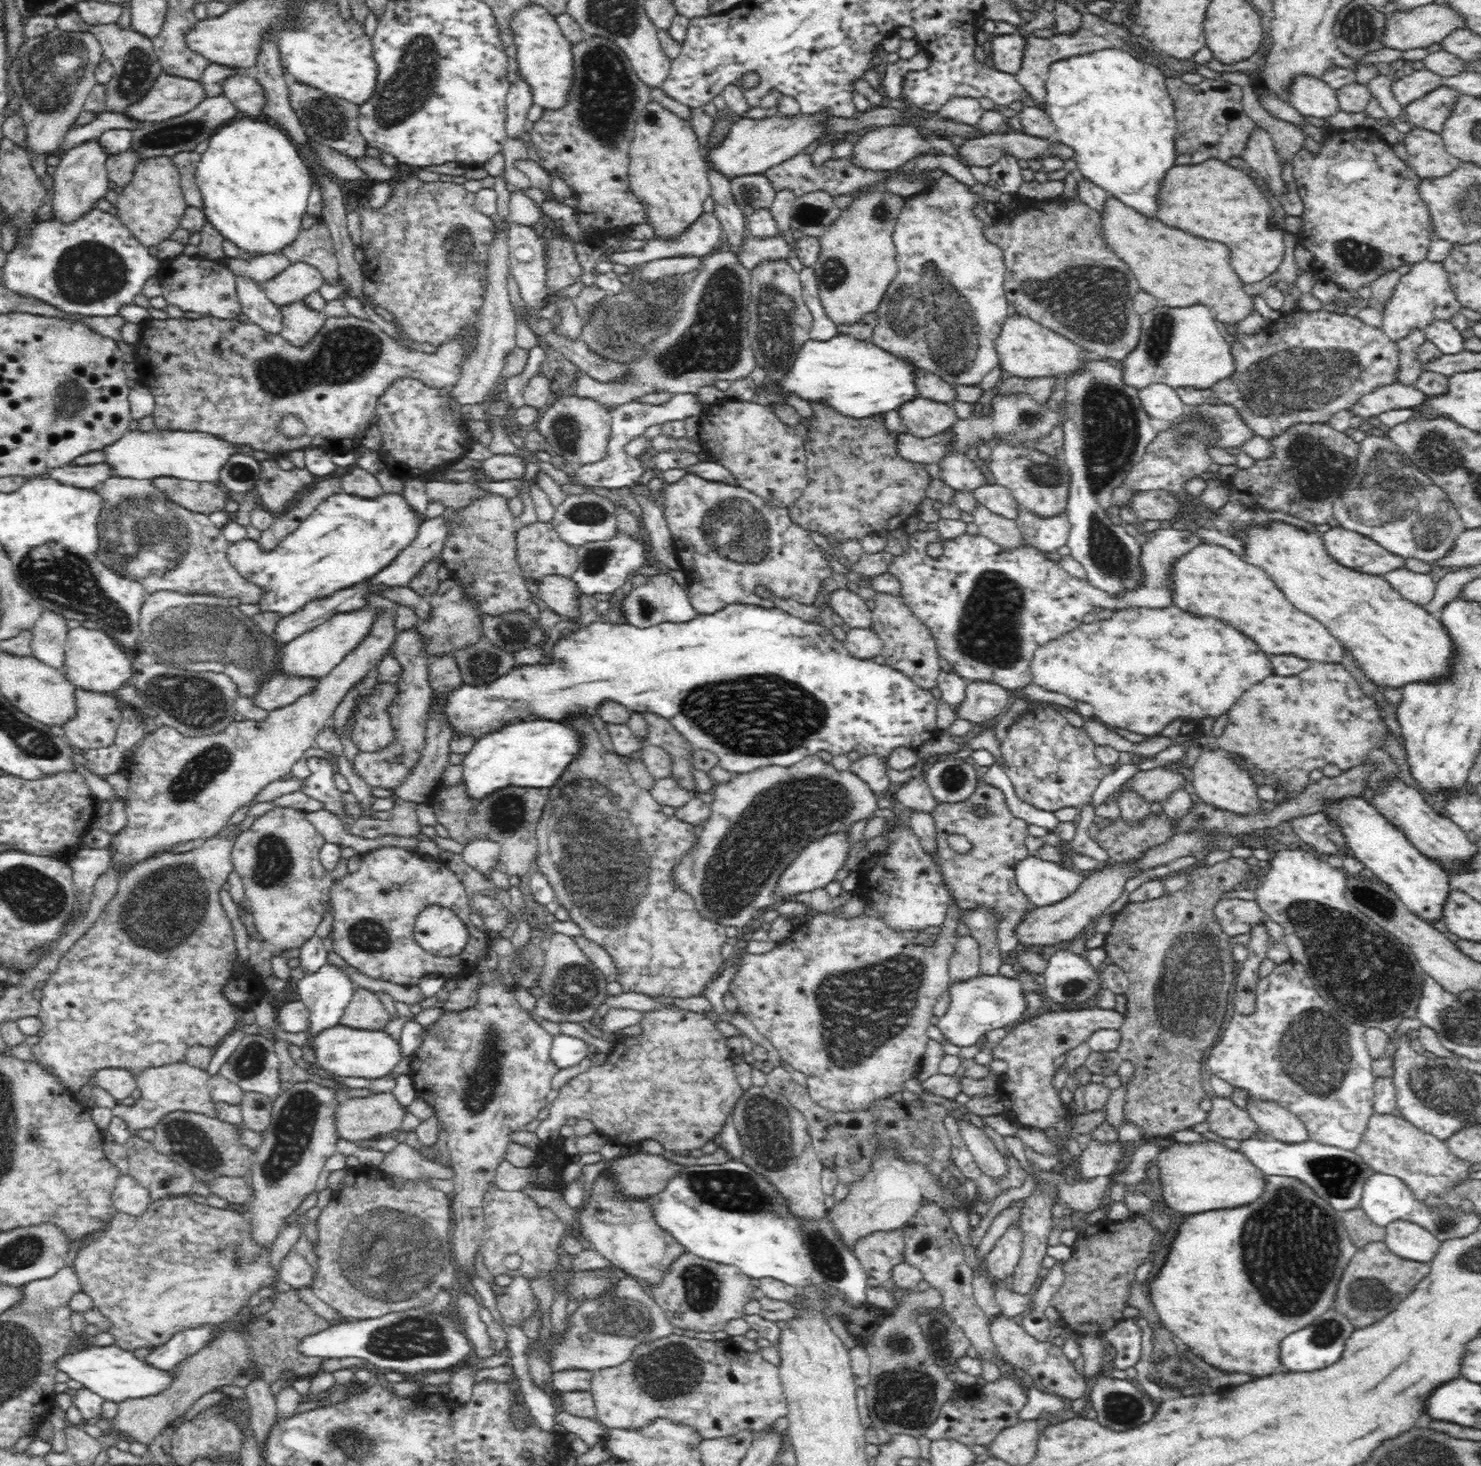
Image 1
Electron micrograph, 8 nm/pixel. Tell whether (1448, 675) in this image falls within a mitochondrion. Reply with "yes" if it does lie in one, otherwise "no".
no

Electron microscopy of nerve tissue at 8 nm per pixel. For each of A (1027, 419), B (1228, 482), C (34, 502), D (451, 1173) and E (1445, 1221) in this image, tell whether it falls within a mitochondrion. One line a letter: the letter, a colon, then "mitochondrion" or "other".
A: mitochondrion
B: other
C: other
D: other
E: mitochondrion

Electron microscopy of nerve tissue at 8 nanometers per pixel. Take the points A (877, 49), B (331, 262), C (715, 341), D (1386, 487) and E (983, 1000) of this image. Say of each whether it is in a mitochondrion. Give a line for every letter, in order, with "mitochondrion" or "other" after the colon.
A: other
B: other
C: mitochondrion
D: mitochondrion
E: other

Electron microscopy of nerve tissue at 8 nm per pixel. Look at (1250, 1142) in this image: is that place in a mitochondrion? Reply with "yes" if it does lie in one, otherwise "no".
no

